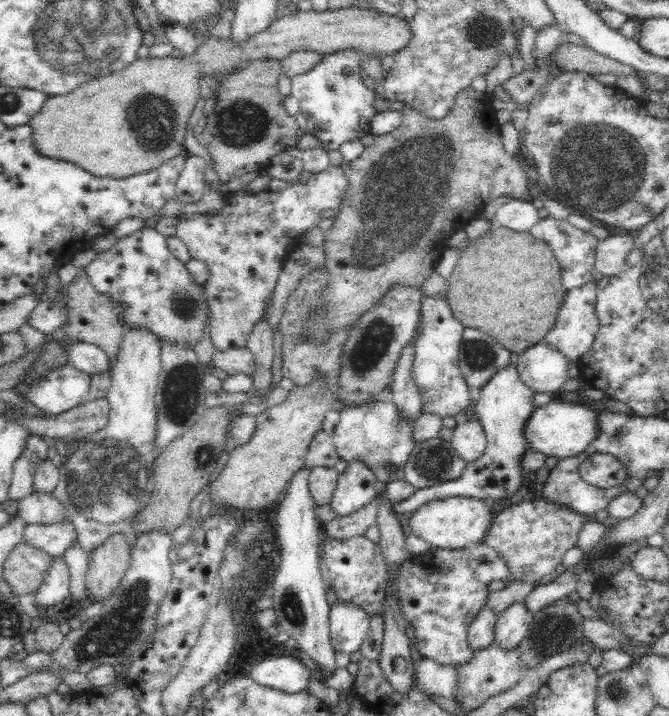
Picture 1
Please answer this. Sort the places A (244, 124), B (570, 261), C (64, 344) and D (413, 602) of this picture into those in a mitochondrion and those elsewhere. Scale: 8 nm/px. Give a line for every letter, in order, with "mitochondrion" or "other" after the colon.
A: mitochondrion
B: other
C: other
D: other

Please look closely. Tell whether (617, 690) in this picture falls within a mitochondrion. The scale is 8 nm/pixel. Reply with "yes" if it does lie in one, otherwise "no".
yes

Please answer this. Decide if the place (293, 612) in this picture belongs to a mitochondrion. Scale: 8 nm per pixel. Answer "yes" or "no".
yes

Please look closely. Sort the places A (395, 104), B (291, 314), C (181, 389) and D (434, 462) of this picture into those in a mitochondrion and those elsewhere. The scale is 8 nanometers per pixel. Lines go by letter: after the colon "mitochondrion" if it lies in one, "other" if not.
A: other
B: other
C: mitochondrion
D: mitochondrion

